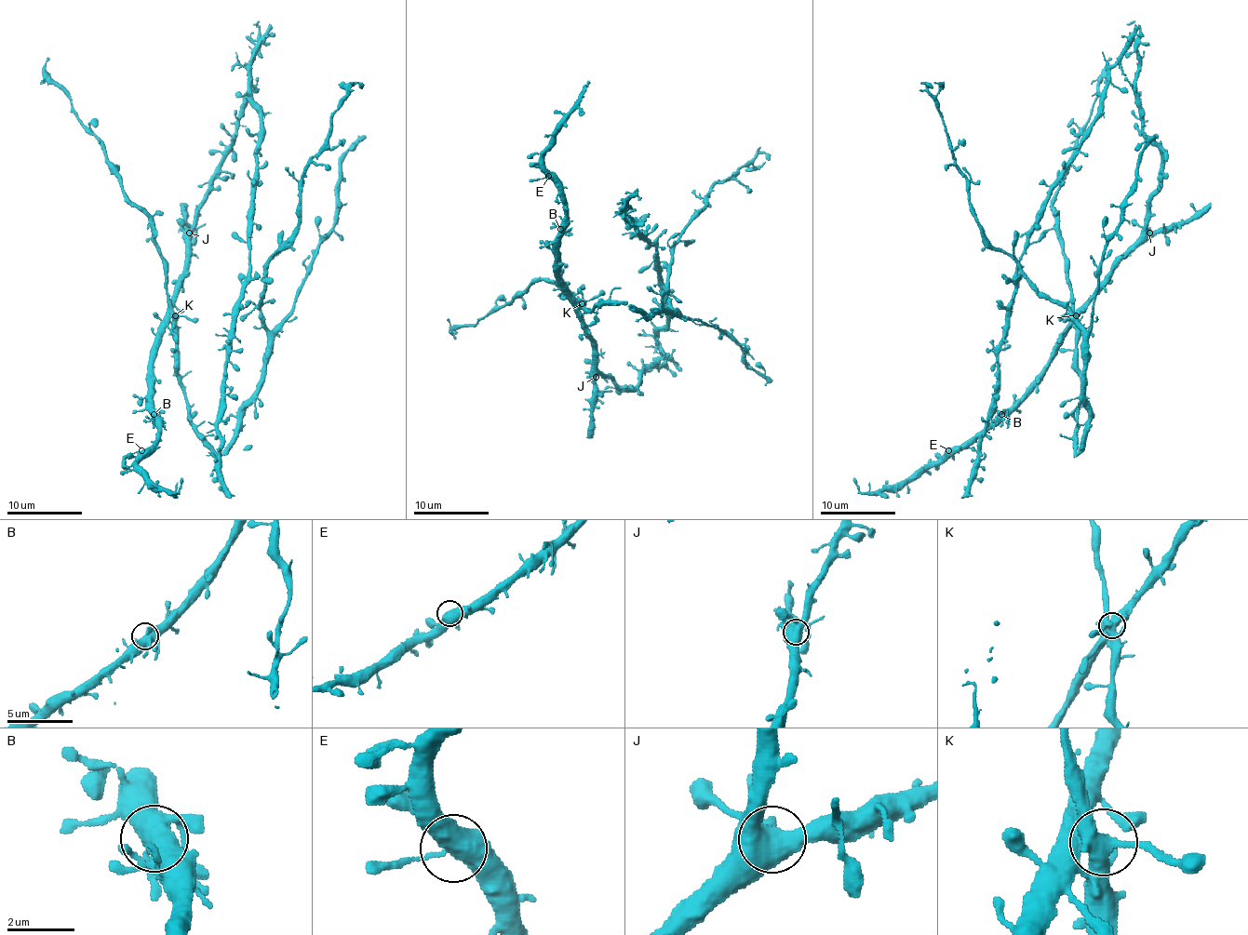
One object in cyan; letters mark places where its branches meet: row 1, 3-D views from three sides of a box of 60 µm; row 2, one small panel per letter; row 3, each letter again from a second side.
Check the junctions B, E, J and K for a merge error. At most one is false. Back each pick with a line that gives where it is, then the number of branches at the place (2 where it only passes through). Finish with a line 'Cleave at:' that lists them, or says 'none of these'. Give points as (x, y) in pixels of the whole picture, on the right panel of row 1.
K: Place: (1076, 315). Branches: 5
Cleave at: K

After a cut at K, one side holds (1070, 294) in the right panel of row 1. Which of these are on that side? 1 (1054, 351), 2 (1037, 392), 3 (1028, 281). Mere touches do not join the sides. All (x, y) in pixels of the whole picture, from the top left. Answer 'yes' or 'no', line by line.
1: no
2: no
3: yes

